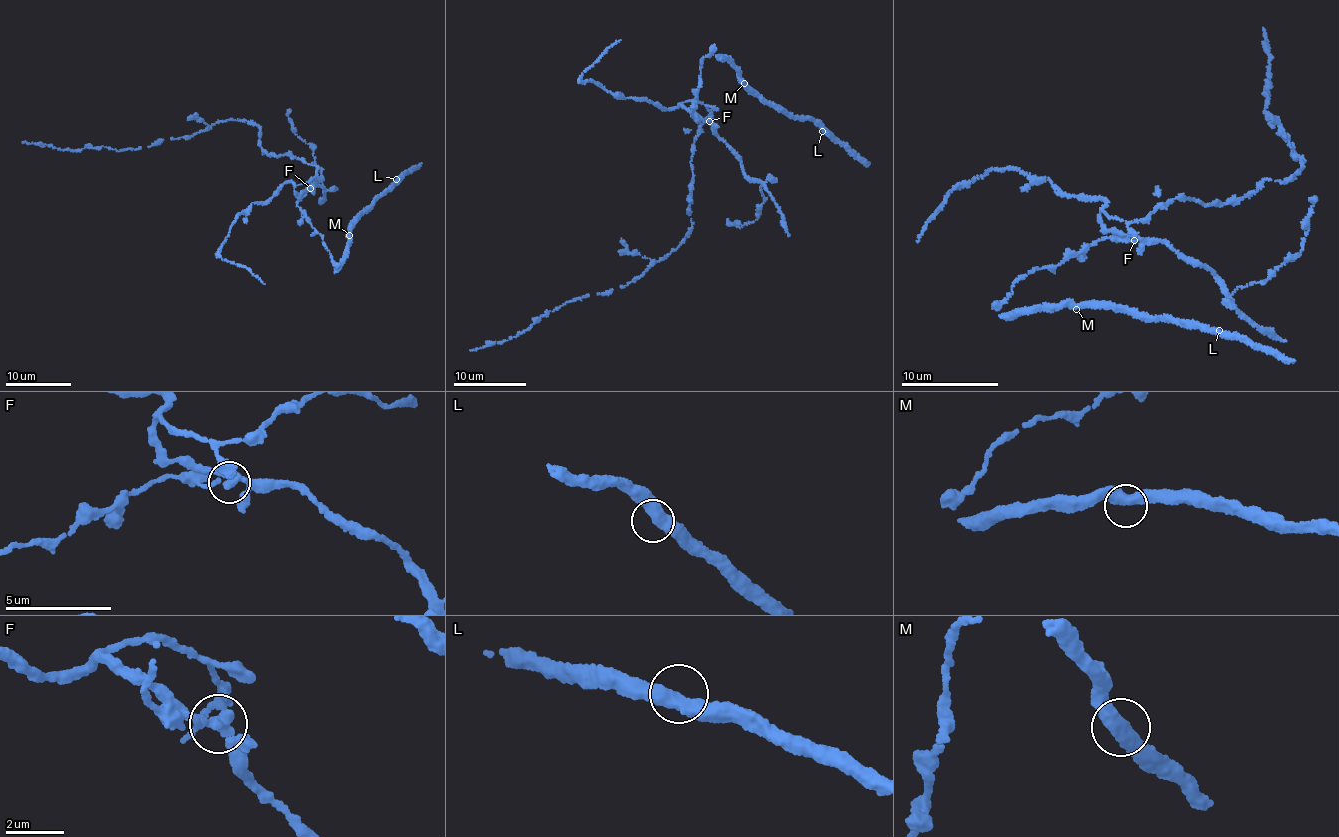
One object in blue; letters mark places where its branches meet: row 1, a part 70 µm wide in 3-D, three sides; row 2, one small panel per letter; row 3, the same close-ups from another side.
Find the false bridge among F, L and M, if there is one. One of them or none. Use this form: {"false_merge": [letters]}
{"false_merge": ["F"]}

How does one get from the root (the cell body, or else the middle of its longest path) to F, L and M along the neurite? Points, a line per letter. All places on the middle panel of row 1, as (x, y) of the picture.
F: (710, 111), (693, 100), (680, 105), (709, 121)
L: (710, 111), (693, 100), (680, 105), (695, 117), (702, 59), (715, 51), (740, 81), (822, 131)
M: (710, 111), (693, 100), (680, 105), (695, 117), (692, 101), (701, 86), (704, 57), (715, 51), (744, 83)

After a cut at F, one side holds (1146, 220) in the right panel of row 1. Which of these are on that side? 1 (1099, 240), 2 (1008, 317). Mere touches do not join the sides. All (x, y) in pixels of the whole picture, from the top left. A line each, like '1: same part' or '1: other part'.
1: other part
2: same part

